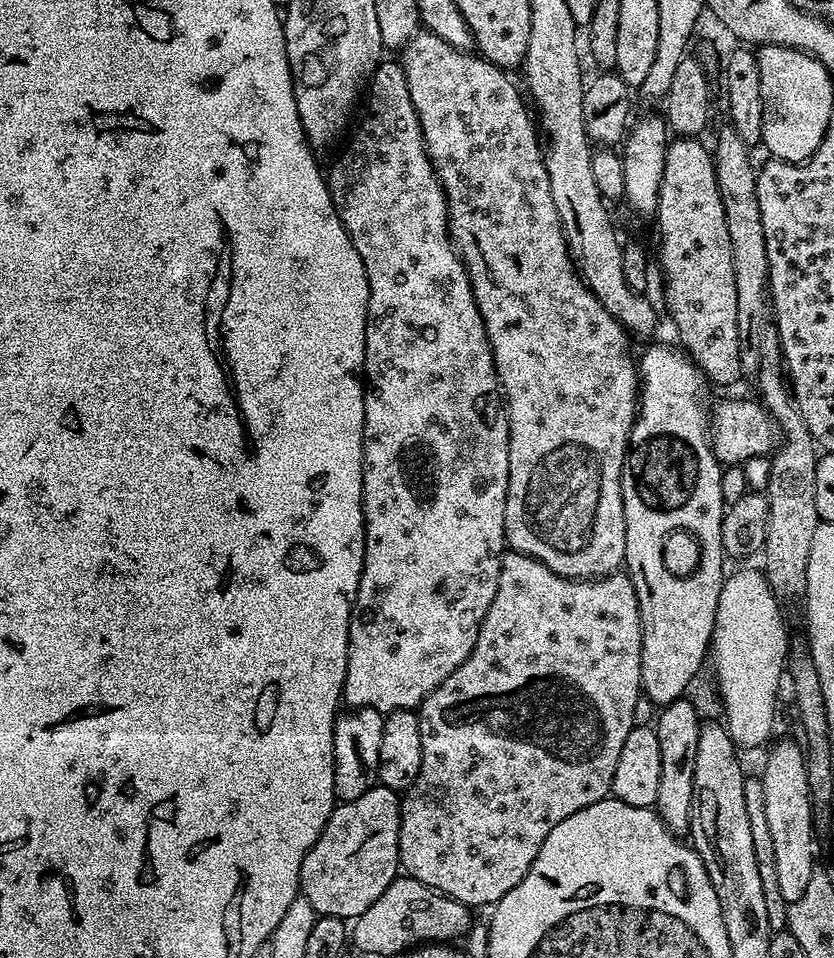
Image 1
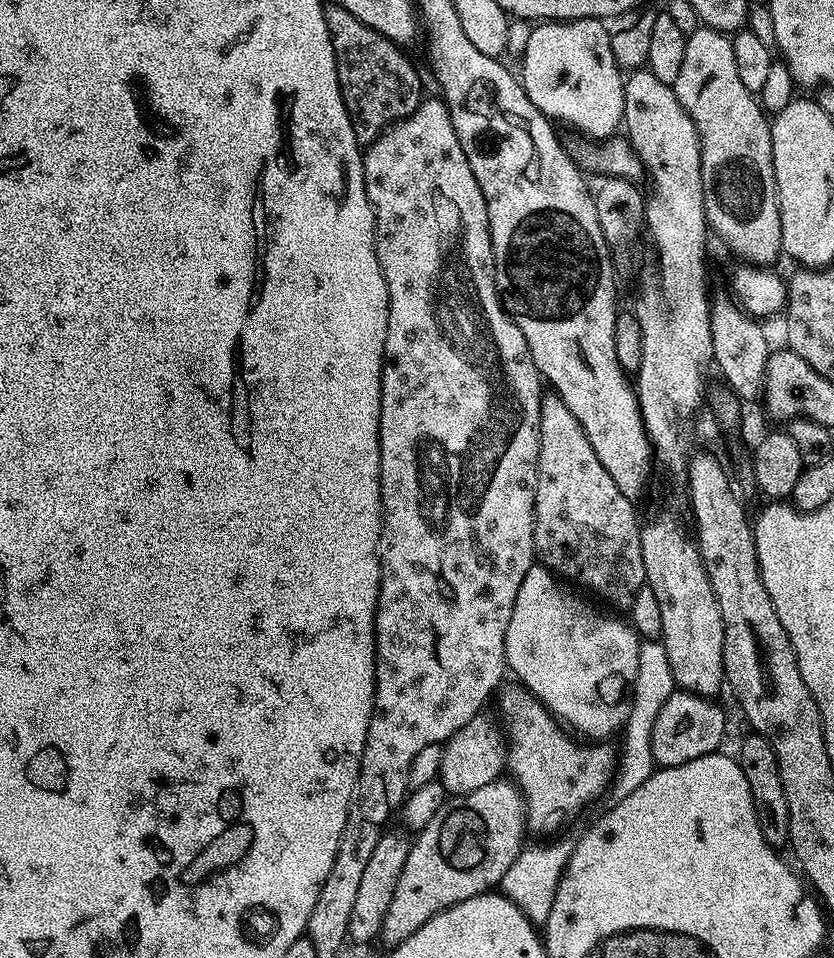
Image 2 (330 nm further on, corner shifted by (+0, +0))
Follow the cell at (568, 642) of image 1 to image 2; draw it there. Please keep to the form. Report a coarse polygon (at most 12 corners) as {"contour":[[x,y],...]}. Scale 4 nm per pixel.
{"contour":[[501,687],[506,768],[548,838],[609,791],[618,752]]}

